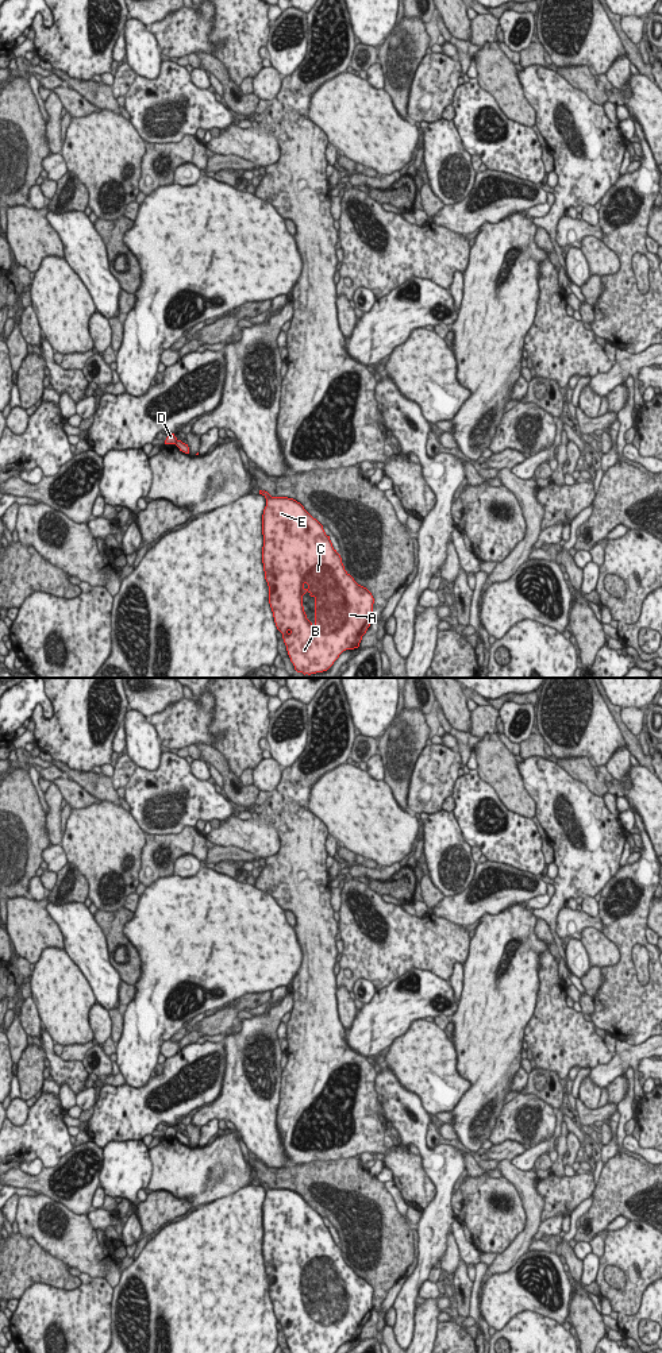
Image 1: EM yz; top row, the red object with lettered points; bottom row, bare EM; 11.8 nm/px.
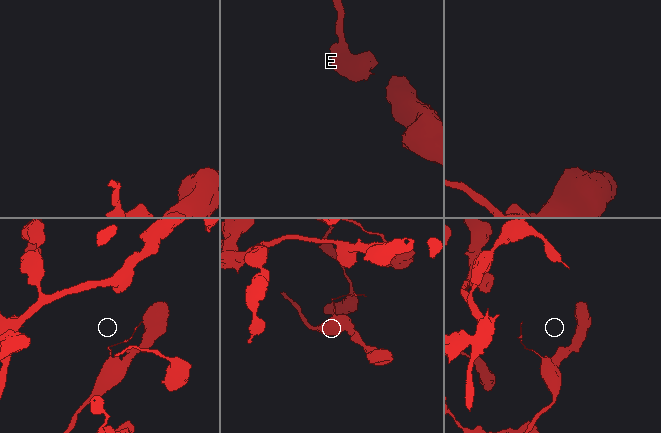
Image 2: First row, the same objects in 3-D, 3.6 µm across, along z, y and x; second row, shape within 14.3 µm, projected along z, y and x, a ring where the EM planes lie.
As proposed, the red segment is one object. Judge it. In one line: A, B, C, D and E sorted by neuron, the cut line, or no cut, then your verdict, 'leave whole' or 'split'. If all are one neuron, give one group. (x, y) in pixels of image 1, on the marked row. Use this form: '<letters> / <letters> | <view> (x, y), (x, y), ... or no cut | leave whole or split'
A B C E / D | yz (177, 440), (174, 443) | split

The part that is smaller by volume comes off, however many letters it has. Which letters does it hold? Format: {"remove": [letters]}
{"remove": ["D"]}

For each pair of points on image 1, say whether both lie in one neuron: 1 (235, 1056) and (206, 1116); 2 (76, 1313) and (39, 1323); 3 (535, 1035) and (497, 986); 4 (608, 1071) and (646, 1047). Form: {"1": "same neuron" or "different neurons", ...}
{"1": "same neuron", "2": "same neuron", "3": "different neurons", "4": "same neuron"}

